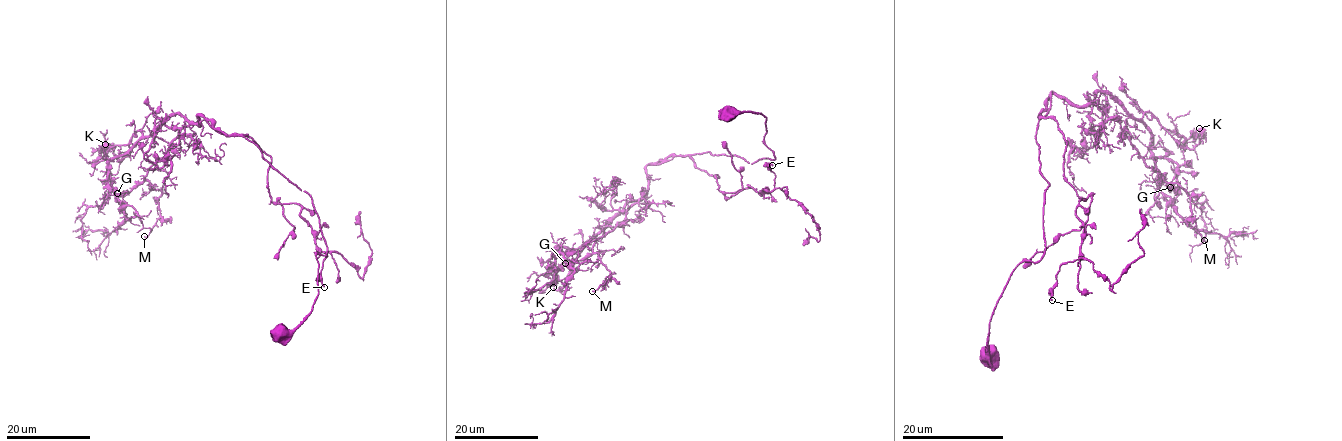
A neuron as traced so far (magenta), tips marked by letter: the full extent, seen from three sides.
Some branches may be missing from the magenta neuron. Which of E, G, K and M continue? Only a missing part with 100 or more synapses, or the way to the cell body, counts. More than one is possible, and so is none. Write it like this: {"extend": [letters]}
{"extend": []}

